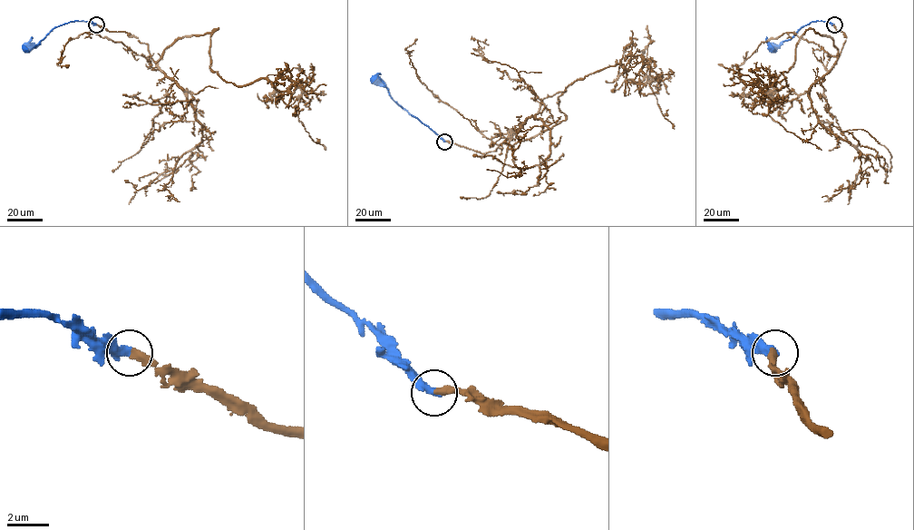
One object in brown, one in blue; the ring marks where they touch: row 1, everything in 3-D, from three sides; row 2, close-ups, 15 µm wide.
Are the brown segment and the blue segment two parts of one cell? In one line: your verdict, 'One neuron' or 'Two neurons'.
One neuron

